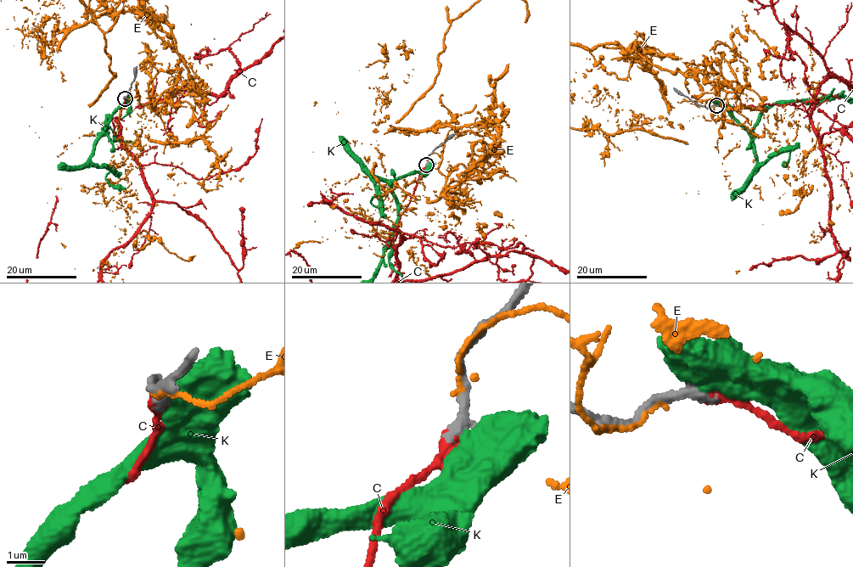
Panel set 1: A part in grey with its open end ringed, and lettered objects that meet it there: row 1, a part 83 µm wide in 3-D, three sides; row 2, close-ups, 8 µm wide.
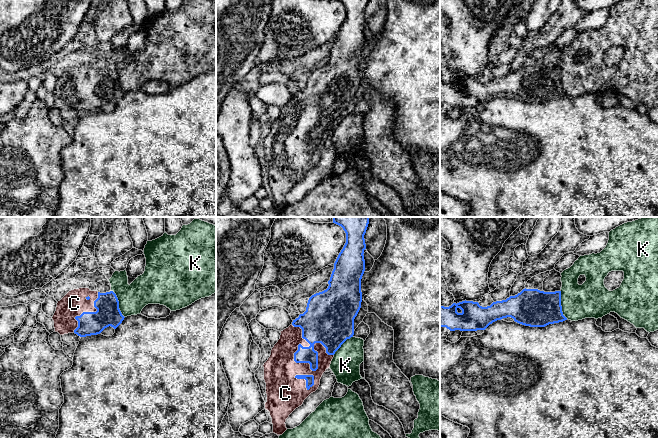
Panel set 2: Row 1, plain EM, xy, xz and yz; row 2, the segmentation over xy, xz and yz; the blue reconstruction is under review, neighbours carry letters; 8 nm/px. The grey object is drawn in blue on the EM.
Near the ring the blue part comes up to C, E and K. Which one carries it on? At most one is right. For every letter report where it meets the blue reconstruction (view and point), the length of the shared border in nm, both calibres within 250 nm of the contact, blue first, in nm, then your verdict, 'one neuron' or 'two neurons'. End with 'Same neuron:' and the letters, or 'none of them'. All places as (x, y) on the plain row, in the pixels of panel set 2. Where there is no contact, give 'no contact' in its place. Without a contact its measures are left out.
C: xz (298, 122) | 440 nm | 300/260 nm | one neuron
E: no contact | two neurons
K: xy (118, 80) | 240 nm | 190/240 nm | two neurons
Same neuron: C

